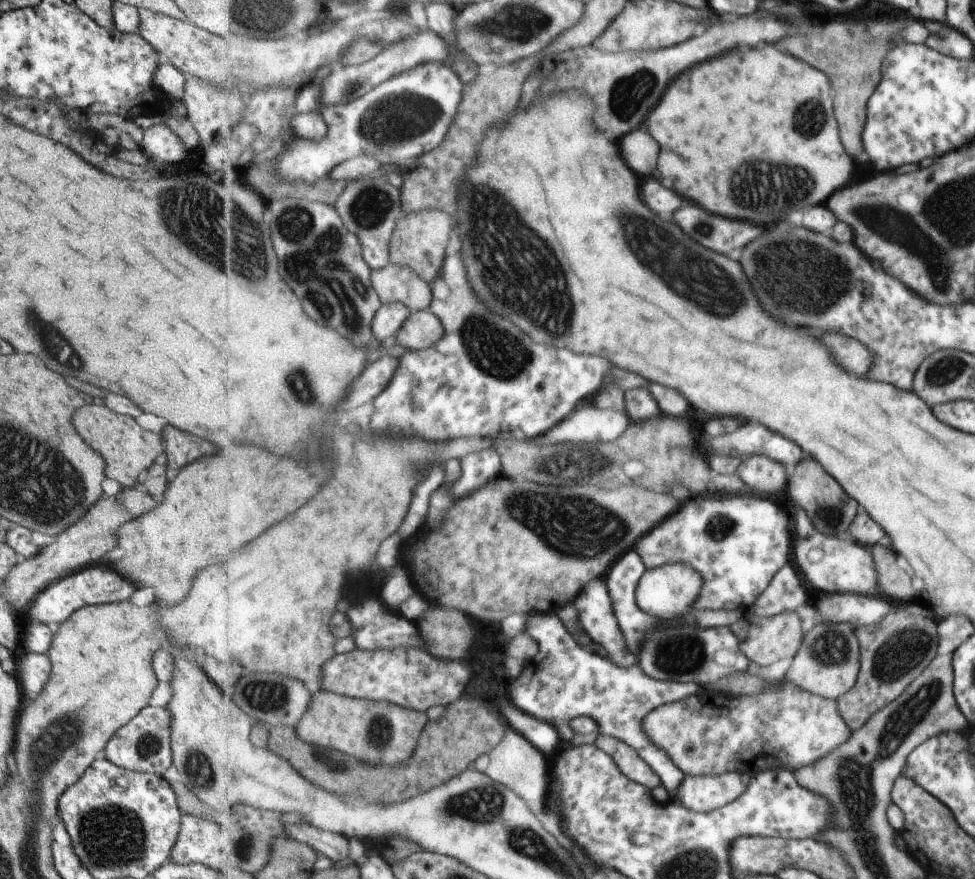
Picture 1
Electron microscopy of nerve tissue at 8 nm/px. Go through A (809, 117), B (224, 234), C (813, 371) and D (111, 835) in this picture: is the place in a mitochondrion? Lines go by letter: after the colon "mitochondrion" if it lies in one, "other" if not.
A: mitochondrion
B: mitochondrion
C: other
D: mitochondrion

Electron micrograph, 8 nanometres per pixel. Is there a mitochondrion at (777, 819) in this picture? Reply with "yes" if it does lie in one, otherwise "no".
yes

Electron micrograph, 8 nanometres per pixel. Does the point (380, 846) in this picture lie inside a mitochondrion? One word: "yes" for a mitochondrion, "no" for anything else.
no

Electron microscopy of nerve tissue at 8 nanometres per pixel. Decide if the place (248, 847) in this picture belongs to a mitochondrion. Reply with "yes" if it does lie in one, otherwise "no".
yes

